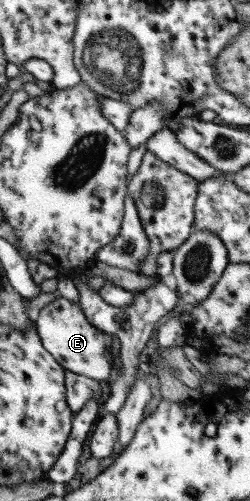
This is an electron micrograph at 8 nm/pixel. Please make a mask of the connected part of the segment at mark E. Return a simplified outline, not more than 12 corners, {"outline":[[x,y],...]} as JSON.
{"outline":[[59,297],[33,324],[65,372],[113,378],[109,334]]}

